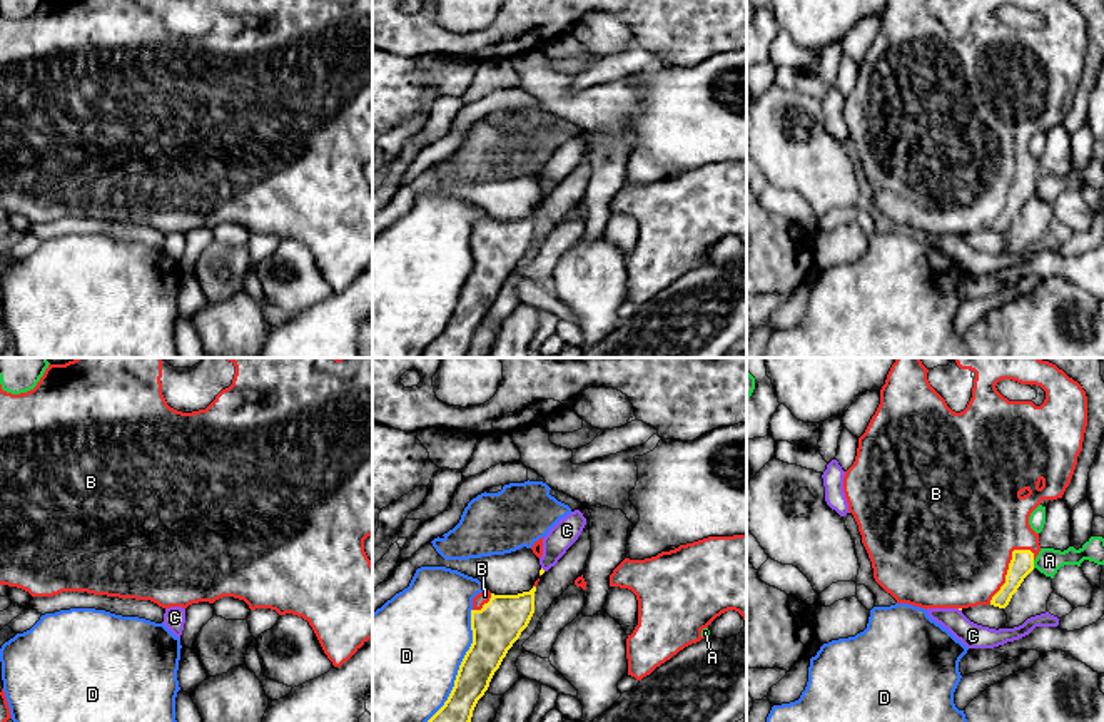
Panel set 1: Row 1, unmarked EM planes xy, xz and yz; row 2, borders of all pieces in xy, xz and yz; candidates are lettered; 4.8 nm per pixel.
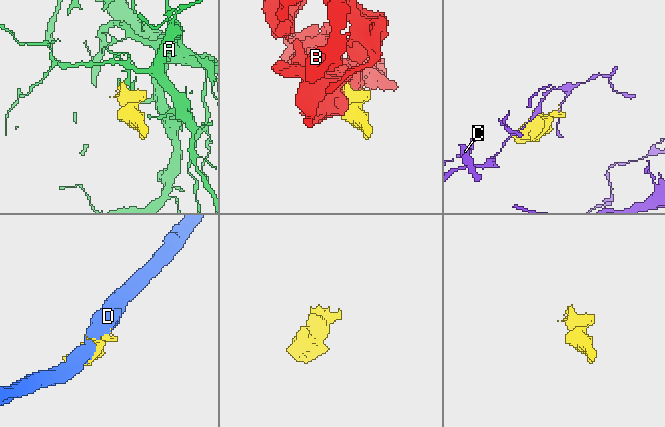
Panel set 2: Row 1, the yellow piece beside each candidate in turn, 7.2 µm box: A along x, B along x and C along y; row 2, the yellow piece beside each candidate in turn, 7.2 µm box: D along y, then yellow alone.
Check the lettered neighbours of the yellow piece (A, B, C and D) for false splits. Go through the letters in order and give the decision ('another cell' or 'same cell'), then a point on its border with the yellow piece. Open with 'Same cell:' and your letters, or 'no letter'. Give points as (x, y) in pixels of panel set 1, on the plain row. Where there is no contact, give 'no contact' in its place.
Same cell: B
A: another cell | yz (1033, 189)
B: same cell | yz (1007, 196)
C: another cell | no contact
D: another cell | xz (458, 296)

